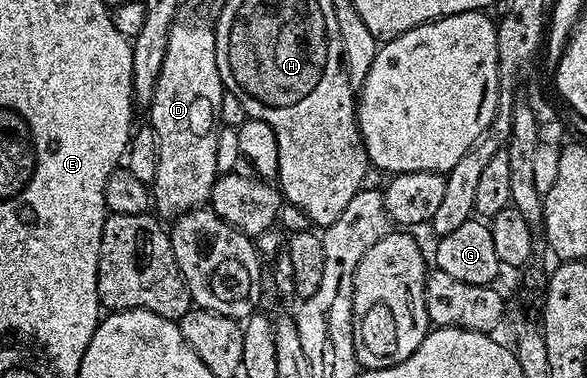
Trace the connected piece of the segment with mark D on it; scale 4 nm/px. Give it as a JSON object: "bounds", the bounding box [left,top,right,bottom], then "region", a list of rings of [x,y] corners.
{"bounds":[147,19,223,221],"region":[[[193,19],[174,22],[169,31],[163,53],[163,63],[155,81],[153,96],[147,105],[148,126],[153,128],[157,142],[157,168],[151,184],[151,203],[162,220],[172,221],[177,216],[193,211],[208,200],[213,183],[217,179],[216,143],[219,127],[219,109],[223,84],[219,77],[219,65],[215,57],[215,30]]]}

